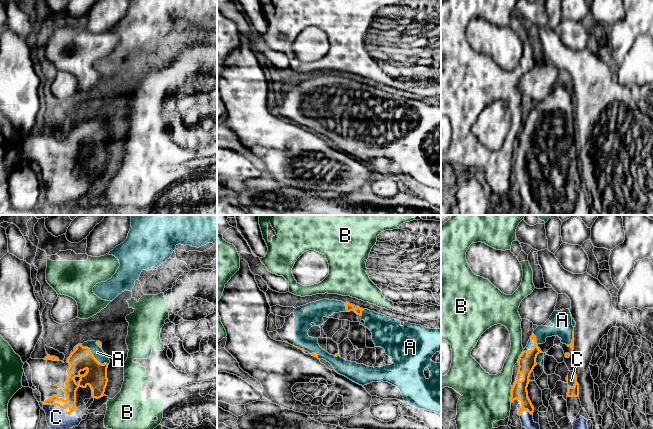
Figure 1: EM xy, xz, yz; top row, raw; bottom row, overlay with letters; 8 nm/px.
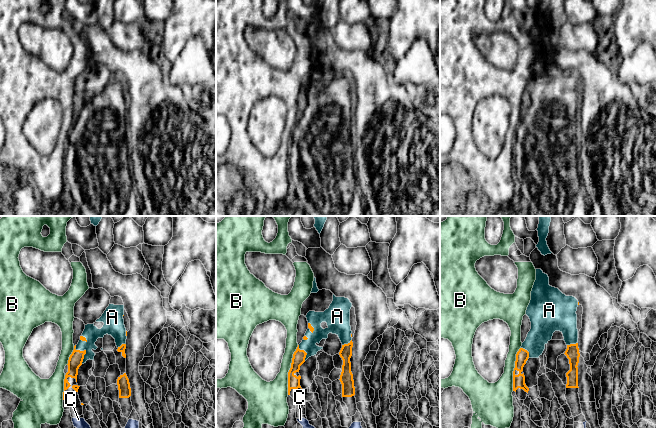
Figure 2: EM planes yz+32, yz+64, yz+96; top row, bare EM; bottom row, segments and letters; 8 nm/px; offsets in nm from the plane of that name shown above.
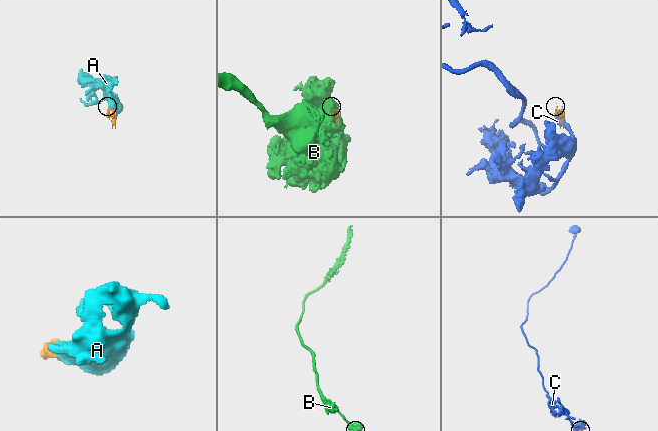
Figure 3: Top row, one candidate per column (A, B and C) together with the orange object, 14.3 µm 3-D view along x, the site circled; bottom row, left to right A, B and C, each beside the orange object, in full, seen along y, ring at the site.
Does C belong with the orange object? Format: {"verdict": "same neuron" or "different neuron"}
{"verdict": "same neuron"}

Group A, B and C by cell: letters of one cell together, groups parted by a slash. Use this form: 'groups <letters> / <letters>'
groups A C / B

